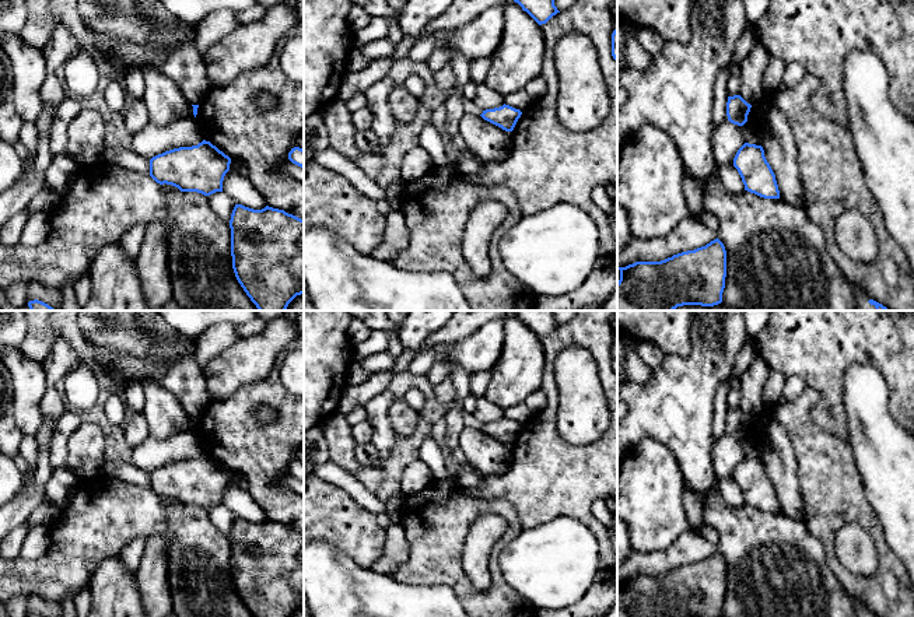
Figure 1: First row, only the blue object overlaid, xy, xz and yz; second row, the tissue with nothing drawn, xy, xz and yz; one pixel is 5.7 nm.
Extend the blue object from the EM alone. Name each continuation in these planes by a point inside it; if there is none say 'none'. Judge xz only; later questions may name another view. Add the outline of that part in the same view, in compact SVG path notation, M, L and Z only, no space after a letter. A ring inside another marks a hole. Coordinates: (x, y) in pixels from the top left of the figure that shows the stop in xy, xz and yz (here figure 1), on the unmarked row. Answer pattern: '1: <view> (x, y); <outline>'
none

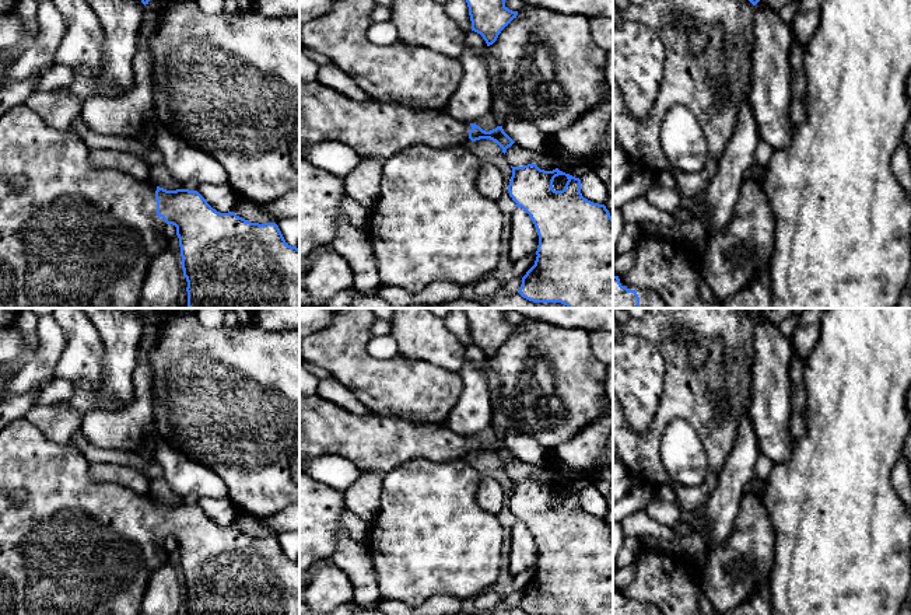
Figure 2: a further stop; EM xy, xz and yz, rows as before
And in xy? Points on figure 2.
1: xy (69, 545); M27 417L15 419L0 431L0 615L140 615L141 601L148 587L150 577L168 559L165 549L167 537L157 528L157 500L150 495L137 495L126 486L112 482L95 482L90 476L90 462L70 445L59 445L48 440Z

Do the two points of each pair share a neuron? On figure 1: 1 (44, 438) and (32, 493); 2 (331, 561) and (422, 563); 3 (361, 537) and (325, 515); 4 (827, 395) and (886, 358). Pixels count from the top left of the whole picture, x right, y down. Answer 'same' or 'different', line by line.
1: same
2: different
3: same
4: same

